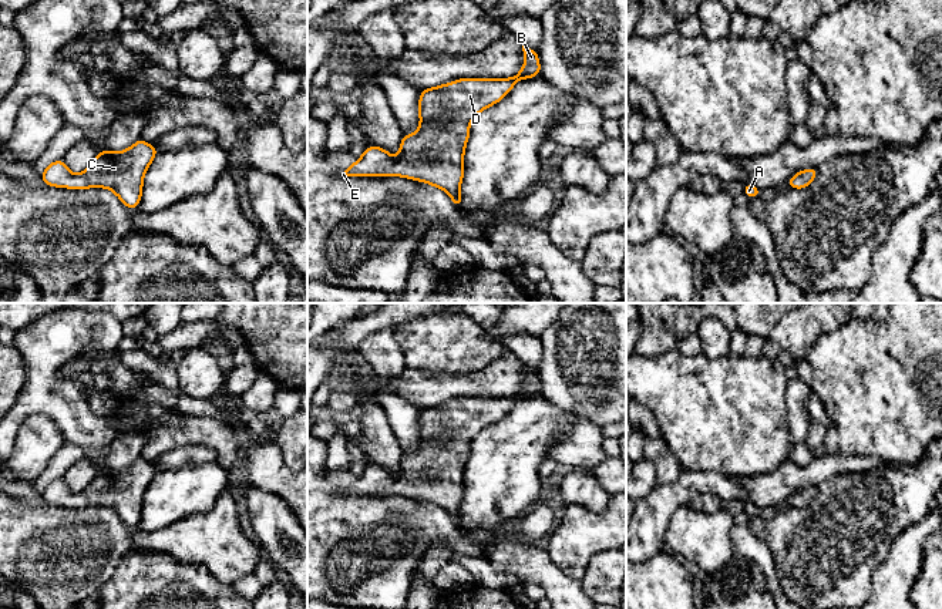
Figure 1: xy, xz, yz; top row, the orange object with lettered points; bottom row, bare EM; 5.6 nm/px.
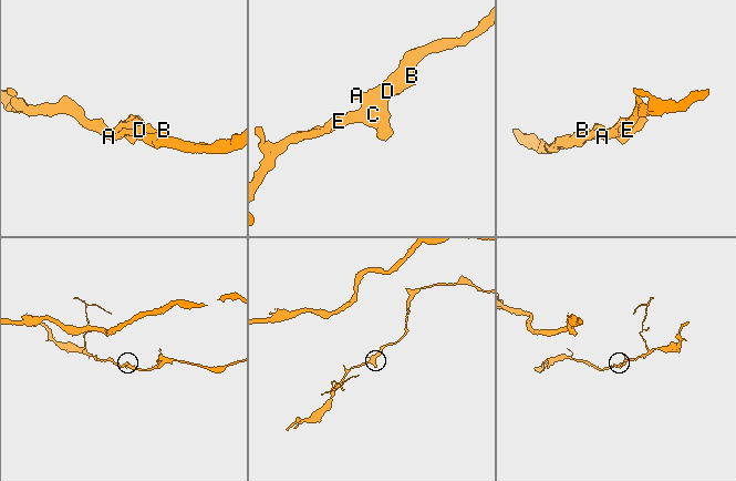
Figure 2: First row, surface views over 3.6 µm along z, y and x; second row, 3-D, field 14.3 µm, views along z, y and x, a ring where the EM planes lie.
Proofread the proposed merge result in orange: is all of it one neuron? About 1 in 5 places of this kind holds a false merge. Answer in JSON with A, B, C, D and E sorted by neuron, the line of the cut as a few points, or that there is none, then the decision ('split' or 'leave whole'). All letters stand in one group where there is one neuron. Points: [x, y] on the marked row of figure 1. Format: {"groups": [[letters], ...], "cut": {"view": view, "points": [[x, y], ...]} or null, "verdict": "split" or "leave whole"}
{"groups": [["A", "B", "C", "D", "E"]], "cut": null, "verdict": "leave whole"}

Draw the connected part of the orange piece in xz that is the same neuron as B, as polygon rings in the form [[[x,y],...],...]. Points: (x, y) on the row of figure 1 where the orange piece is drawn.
[[[522,46],[525,63],[512,78],[461,78],[434,88],[424,88],[418,100],[420,128],[403,135],[400,152],[394,158],[388,151],[370,145],[364,154],[340,176],[387,176],[396,175],[430,184],[445,191],[455,208],[462,205],[460,186],[464,178],[464,151],[470,138],[471,121],[485,108],[499,102],[514,85],[541,74],[538,51]]]

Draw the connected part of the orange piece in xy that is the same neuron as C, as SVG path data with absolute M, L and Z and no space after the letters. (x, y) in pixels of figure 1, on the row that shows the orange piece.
M138 139L121 152L100 151L90 166L78 175L73 174L63 159L57 159L40 176L44 184L57 188L107 188L128 209L134 209L141 202L144 175L157 152L154 145Z

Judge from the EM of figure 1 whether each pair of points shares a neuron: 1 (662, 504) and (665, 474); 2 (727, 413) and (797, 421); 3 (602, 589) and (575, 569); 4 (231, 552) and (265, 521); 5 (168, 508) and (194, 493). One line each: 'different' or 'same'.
1: different
2: different
3: different
4: different
5: same

